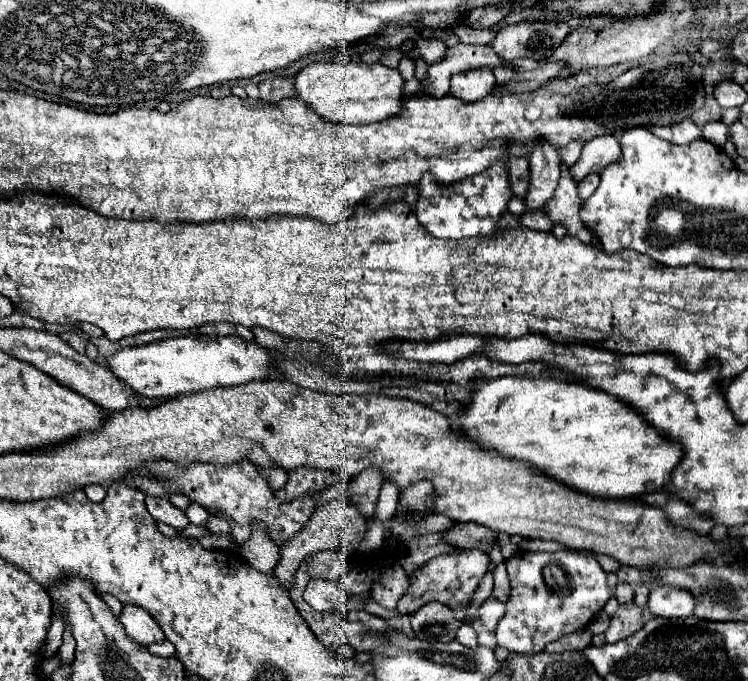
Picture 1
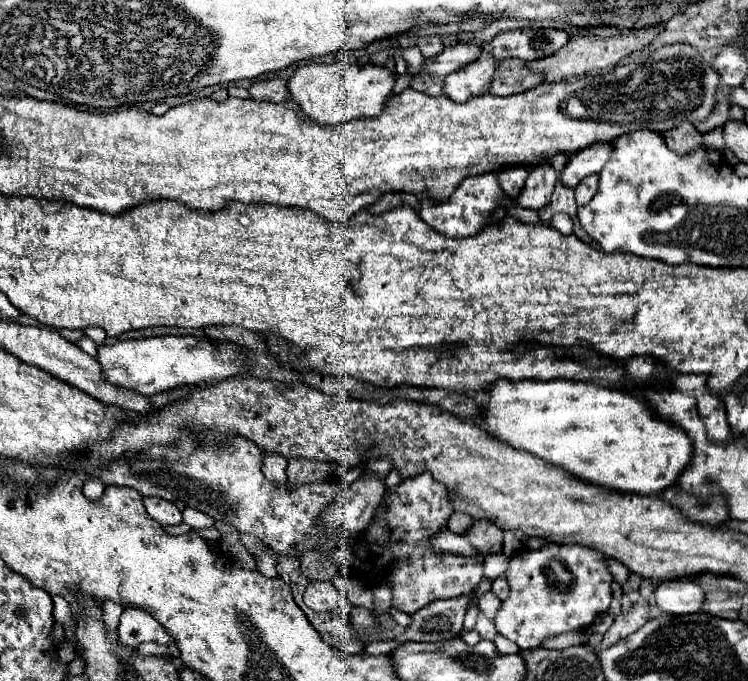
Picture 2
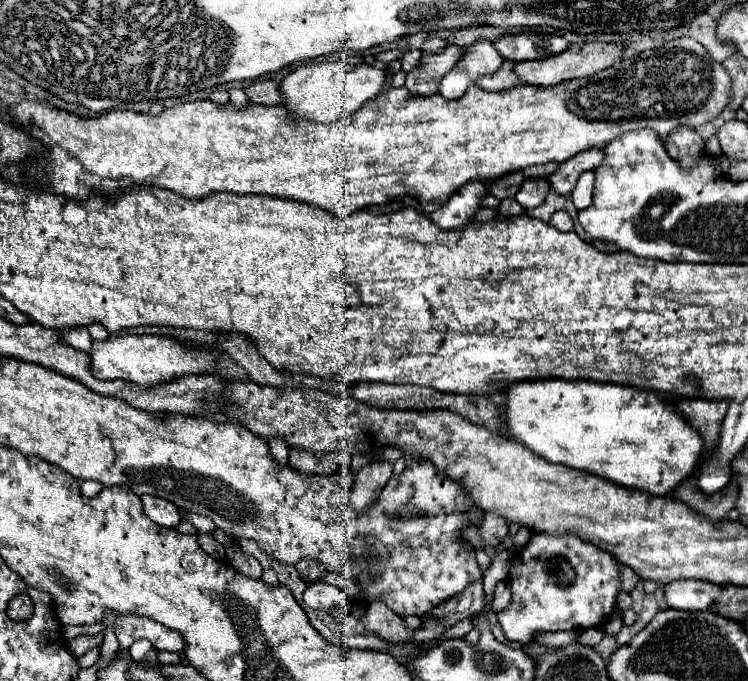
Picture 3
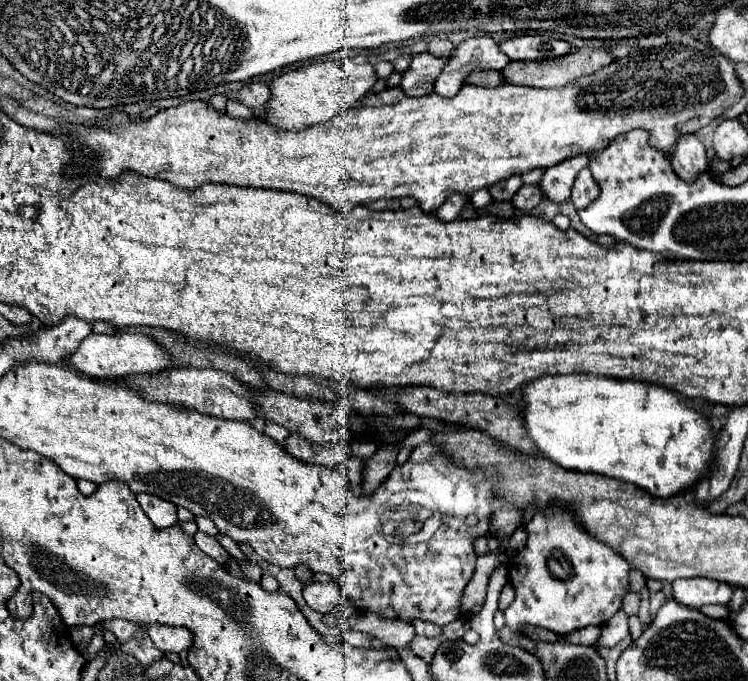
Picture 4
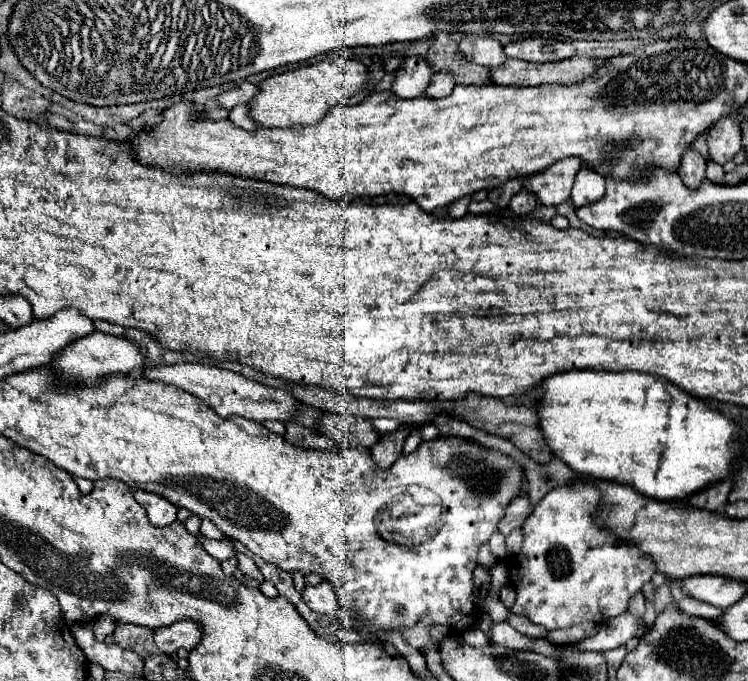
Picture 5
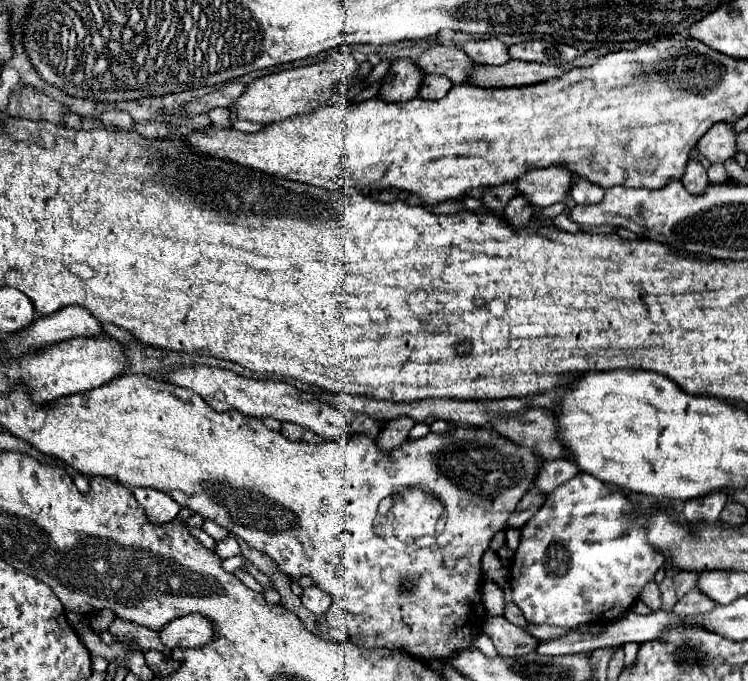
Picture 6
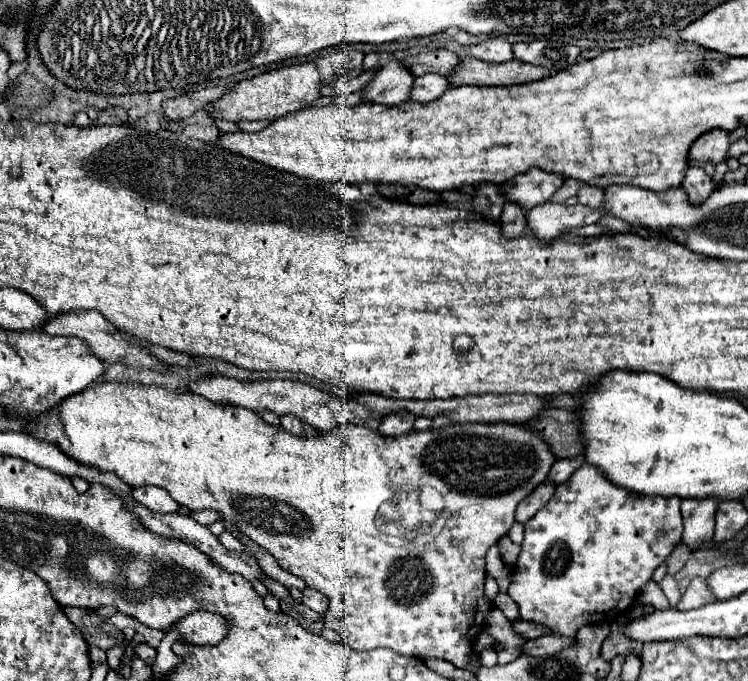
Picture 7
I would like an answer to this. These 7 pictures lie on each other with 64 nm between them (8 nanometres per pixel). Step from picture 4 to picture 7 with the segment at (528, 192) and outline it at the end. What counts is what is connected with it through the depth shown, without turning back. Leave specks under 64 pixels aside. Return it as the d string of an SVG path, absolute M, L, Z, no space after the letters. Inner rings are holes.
M506 202L504 204L504 210L502 210L502 218L500 218L500 226L502 226L502 232L504 236L522 236L528 228L528 220L526 220L526 214L528 210L522 208L520 204L516 202Z

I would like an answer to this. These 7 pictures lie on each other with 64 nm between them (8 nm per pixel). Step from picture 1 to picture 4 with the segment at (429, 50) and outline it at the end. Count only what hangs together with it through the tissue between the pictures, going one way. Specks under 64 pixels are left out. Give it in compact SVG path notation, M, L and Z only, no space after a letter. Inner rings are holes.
M434 36L428 42L428 52L432 52L432 56L448 56L452 54L452 44L440 36Z

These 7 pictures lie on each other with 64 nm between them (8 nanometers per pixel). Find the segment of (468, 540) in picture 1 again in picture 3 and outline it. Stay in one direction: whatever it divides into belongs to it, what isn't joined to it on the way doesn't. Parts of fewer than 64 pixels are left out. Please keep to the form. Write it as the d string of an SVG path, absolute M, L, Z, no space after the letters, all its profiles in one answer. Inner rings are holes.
M484 516L478 526L478 534L482 548L496 548L508 536L508 524L504 524L504 520L498 516Z

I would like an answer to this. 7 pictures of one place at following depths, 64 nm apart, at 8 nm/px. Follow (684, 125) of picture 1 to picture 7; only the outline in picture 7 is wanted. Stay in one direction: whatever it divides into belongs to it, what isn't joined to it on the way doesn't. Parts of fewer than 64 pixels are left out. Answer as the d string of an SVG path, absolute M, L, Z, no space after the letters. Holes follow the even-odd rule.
M690 166L688 172L686 172L686 178L682 182L682 188L688 192L688 196L690 196L690 200L694 204L700 204L700 202L704 202L712 194L712 190L716 186L712 184L712 178L706 176L706 172L702 168Z

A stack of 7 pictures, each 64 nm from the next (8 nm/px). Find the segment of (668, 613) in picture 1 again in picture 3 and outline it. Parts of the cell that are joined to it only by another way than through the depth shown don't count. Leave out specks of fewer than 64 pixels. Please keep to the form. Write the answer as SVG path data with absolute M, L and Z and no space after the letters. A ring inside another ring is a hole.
M676 580L664 586L664 604L674 610L700 612L708 610L720 592L718 584L698 580Z

